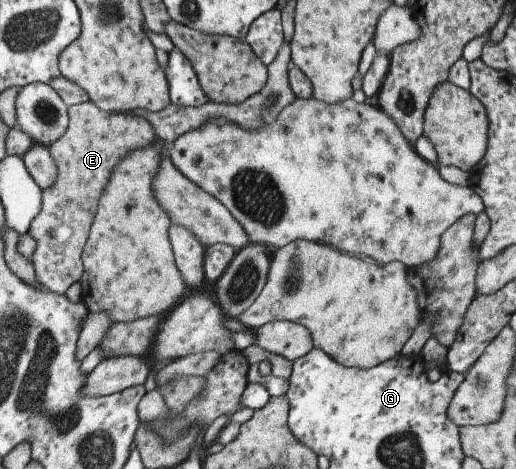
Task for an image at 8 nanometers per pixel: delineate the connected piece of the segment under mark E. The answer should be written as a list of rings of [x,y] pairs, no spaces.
[[[91,100],[68,107],[68,117],[68,127],[63,136],[48,146],[58,168],[57,180],[51,188],[42,190],[41,210],[28,228],[28,233],[36,240],[36,249],[31,261],[38,281],[47,291],[58,295],[63,295],[73,283],[79,282],[83,274],[82,252],[98,209],[100,196],[105,186],[108,186],[115,166],[128,153],[149,147],[158,140],[148,120],[133,113],[103,111]]]

